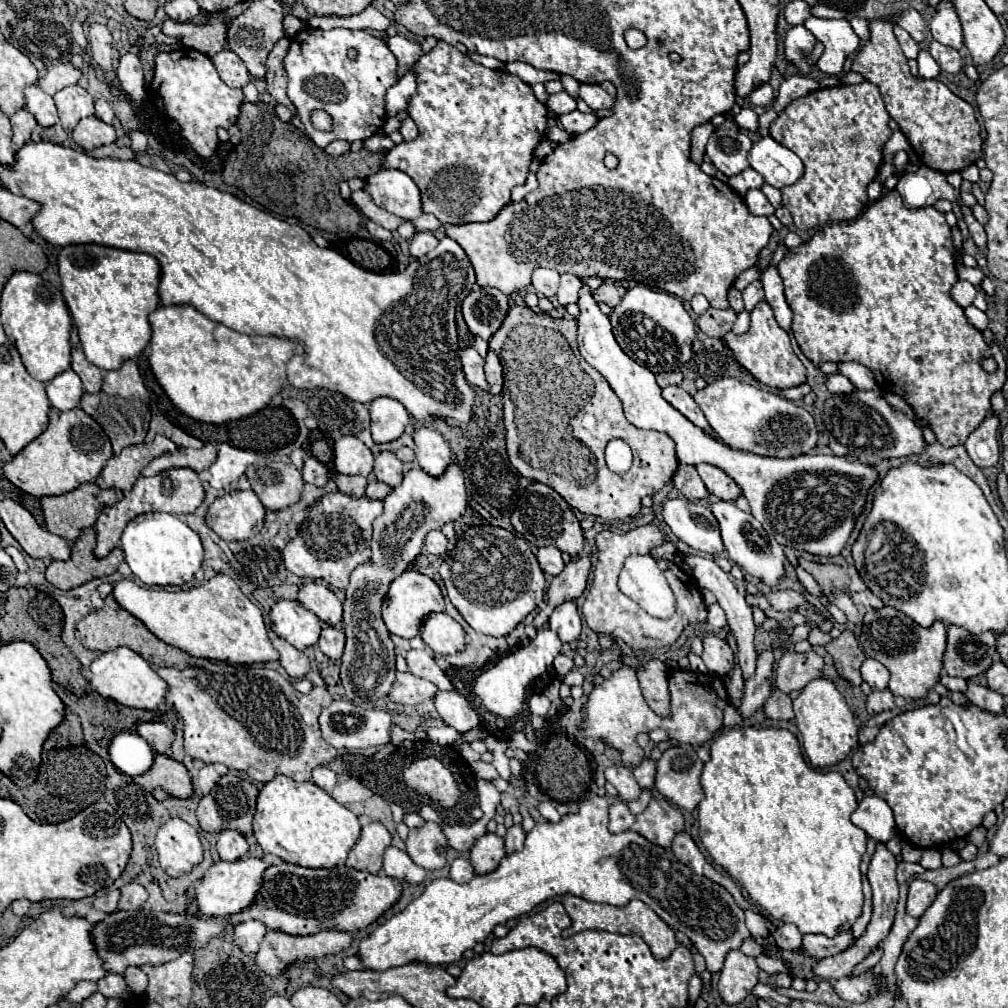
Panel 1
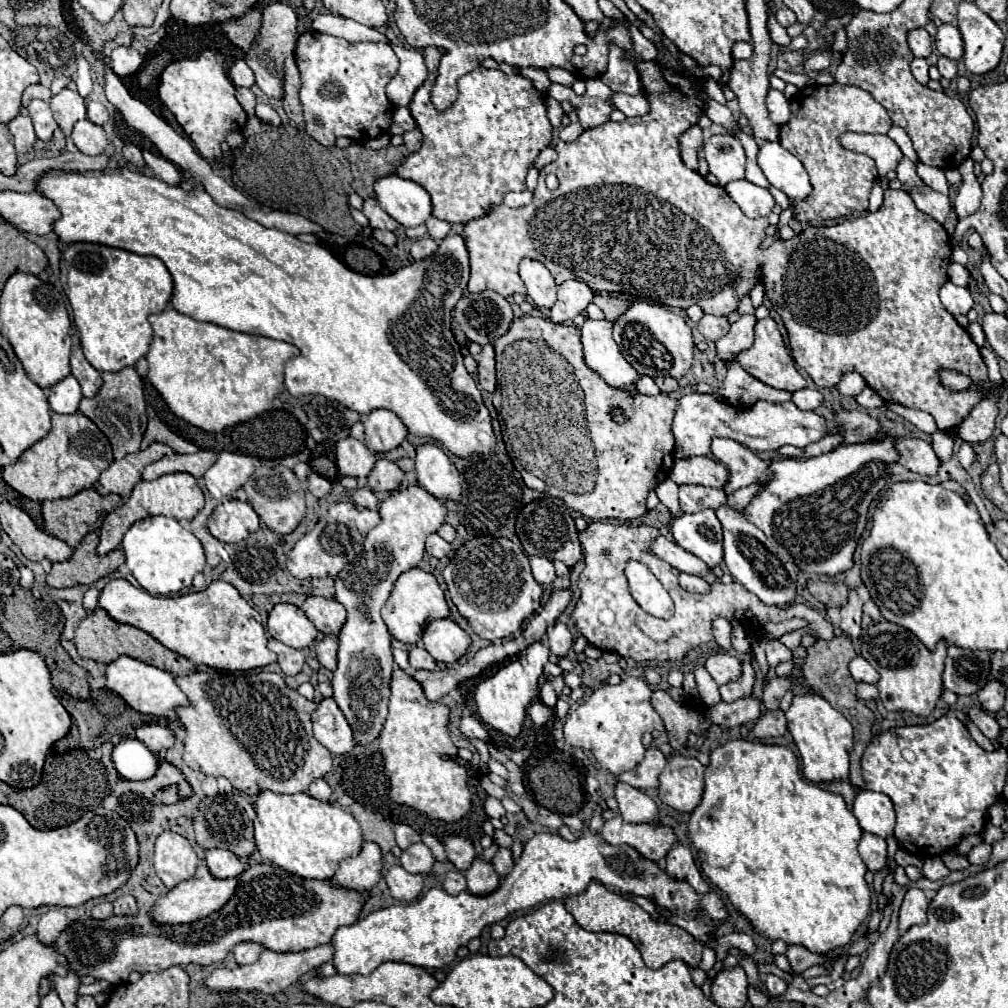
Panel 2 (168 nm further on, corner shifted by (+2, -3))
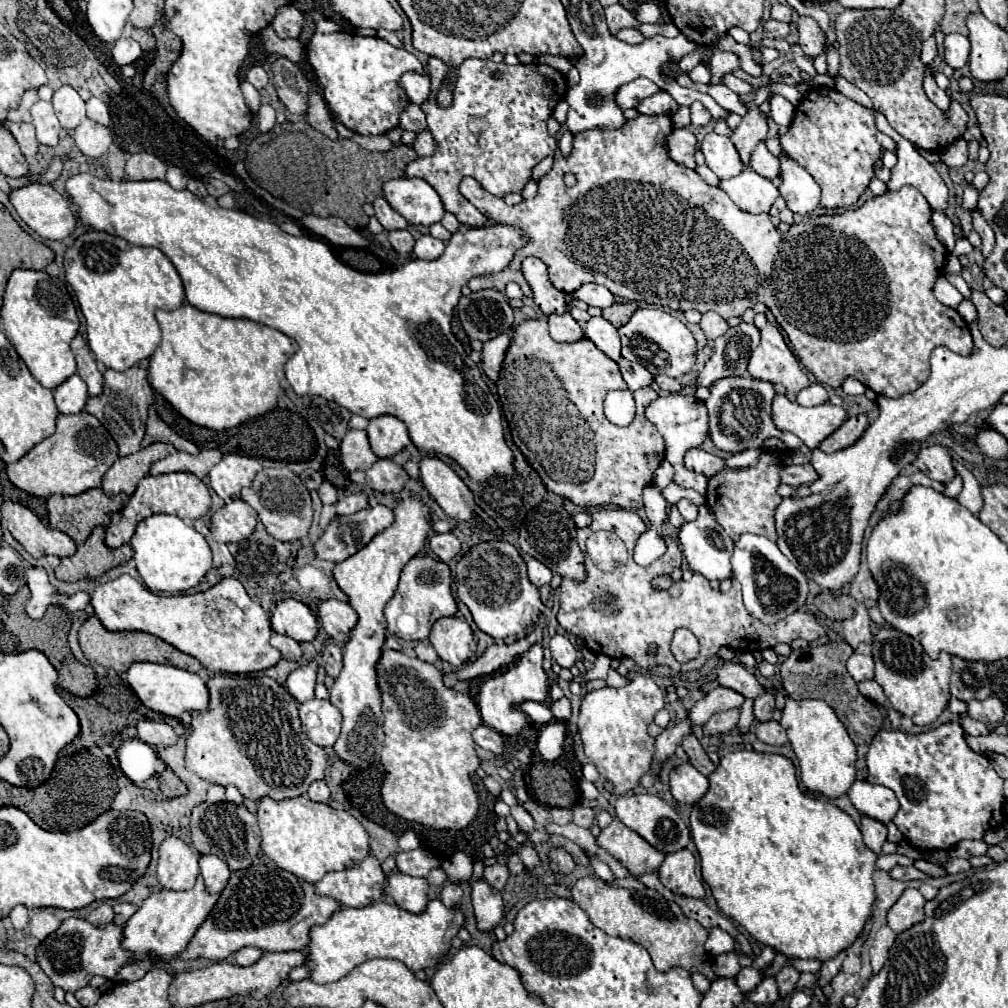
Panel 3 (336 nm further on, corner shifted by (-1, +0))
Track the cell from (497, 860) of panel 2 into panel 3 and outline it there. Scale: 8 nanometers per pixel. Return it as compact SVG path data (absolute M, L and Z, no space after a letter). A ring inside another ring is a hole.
M496 862L496 864L492 864L492 866L486 866L486 870L484 870L484 880L486 880L490 886L498 888L498 890L504 888L504 884L506 884L508 878L510 878L510 870L508 870L508 866L504 866L504 864L500 864L500 862Z

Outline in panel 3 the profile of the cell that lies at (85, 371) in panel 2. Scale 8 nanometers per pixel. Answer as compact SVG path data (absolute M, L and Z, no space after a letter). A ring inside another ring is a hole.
M80 334L74 336L70 346L72 346L72 352L74 352L76 362L78 362L78 372L76 374L88 384L88 394L98 396L102 392L104 378L102 378L102 372L96 366L96 360L94 360L94 354L92 354L90 346L86 344L86 340Z

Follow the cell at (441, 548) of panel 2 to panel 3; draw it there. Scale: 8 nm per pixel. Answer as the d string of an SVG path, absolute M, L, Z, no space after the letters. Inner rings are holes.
M434 534L430 538L430 550L442 562L450 562L460 552L460 540L454 534Z

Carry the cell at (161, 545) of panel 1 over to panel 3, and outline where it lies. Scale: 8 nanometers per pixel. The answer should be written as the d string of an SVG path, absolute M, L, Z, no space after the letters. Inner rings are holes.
M154 514L142 520L136 526L130 546L134 550L136 568L144 584L152 592L168 592L168 594L186 592L198 586L212 566L212 552L204 536L196 532L190 524L186 524L182 518L170 514Z

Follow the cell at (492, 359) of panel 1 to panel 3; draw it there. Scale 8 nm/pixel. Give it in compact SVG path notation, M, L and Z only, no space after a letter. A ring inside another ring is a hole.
M500 334L500 336L484 342L484 348L482 348L482 370L492 382L496 382L499 378L500 364L504 360L508 344L510 344L510 334Z

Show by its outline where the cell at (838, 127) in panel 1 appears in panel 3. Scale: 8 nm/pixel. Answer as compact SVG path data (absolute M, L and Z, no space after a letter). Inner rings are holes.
M814 86L796 106L794 120L780 142L822 188L822 208L848 208L856 204L874 178L874 166L882 156L882 148L876 142L876 114L878 110L846 98L836 88Z

